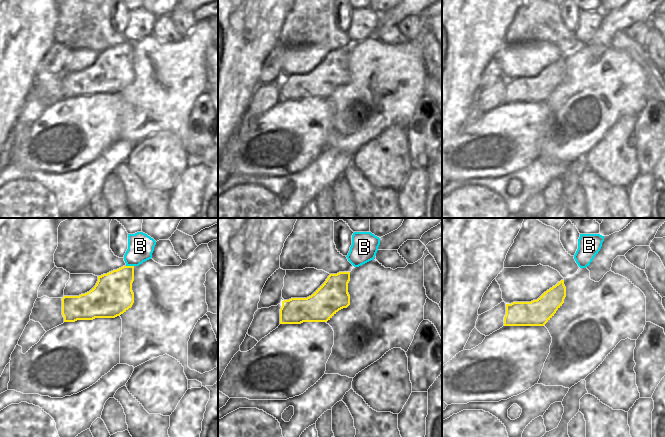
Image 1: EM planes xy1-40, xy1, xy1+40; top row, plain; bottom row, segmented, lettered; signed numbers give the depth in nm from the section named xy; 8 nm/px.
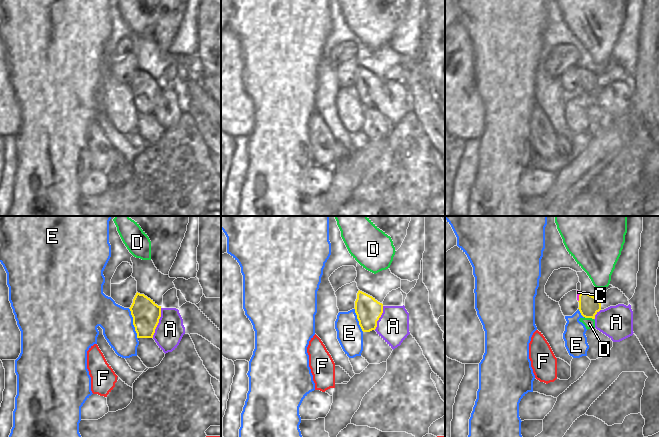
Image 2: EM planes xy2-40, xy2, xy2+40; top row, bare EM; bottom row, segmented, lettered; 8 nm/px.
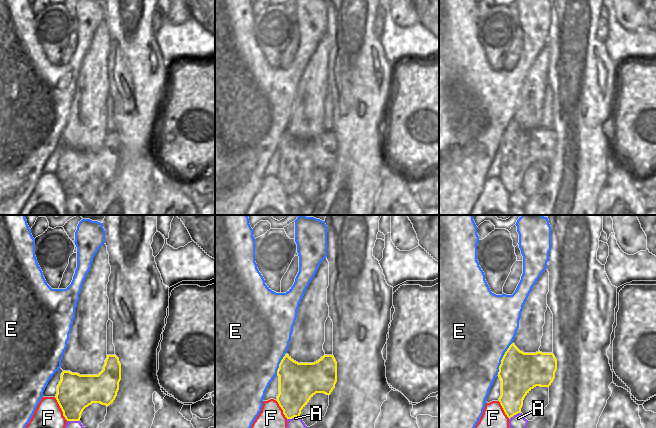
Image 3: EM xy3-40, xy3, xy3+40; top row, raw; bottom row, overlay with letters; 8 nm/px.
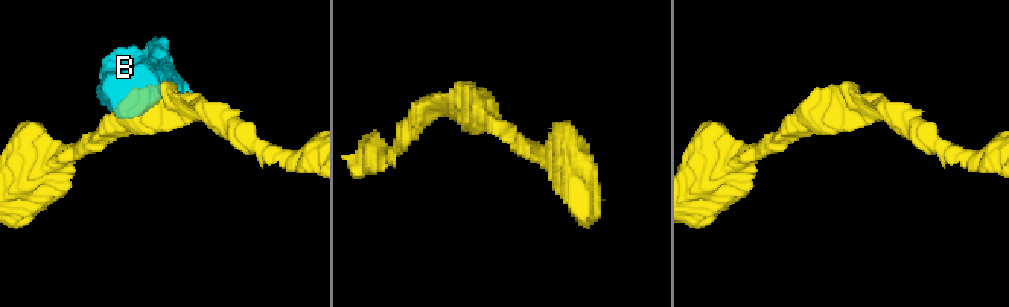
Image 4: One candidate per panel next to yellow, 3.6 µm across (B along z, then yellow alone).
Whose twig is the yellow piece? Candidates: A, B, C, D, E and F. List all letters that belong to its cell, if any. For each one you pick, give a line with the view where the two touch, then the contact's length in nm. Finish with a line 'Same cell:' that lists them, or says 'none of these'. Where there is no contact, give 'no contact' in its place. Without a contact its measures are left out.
C: xy2+40 | 80 nm
Same cell: C

